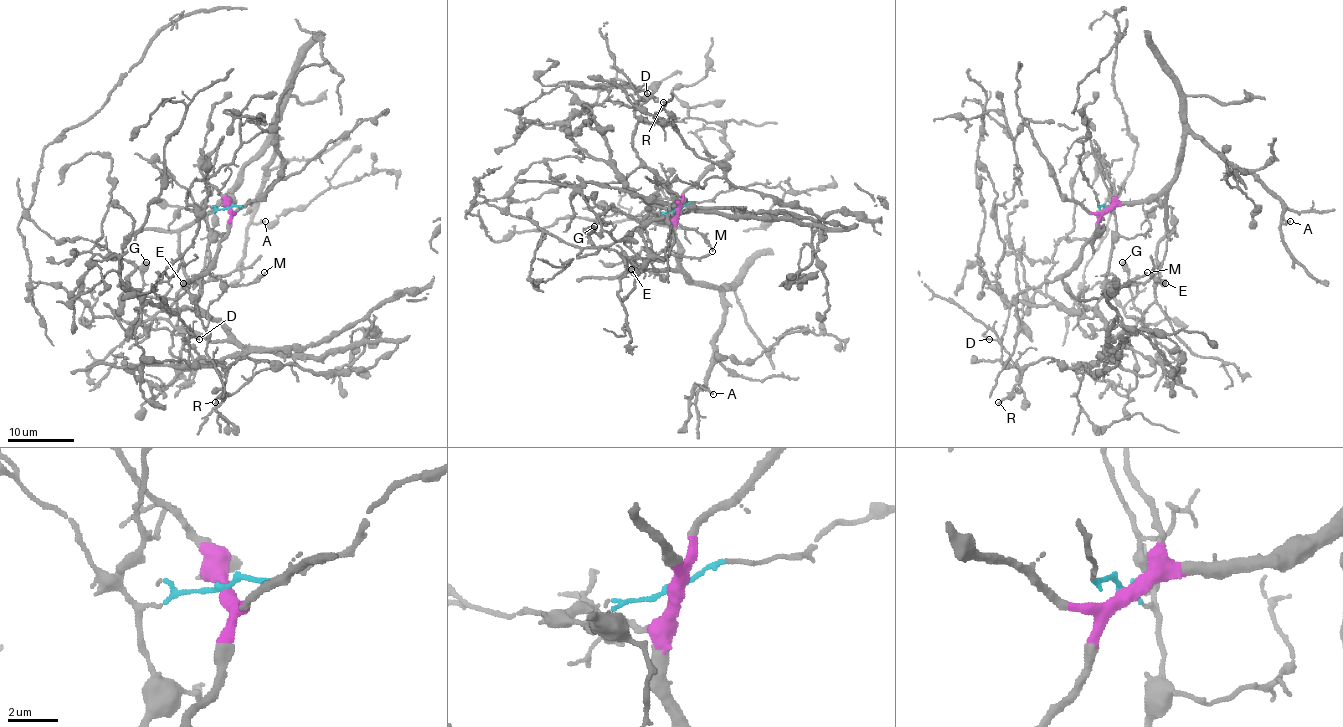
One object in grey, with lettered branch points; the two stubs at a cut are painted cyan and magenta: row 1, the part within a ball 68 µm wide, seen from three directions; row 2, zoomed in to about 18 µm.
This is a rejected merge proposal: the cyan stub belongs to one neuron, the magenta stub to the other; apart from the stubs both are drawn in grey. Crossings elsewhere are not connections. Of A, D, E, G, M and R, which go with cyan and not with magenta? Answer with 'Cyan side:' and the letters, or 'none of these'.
Cyan side: D, E, G, M, R

